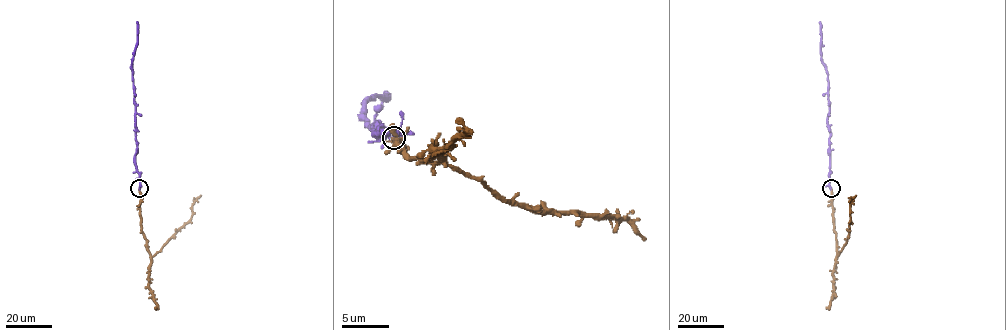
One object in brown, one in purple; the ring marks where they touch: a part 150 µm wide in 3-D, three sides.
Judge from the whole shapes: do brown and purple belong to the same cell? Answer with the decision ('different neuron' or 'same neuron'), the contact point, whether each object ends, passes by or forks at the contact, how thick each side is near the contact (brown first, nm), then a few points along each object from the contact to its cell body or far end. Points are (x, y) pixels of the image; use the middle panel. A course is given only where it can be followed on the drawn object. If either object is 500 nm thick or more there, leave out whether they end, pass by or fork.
same neuron | (394, 138) | 340/550 nm | brown via (393, 138), (407, 157), (456, 166), (503, 199), (538, 210), (624, 217), (645, 241) | purple via (393, 138), (395, 131), (379, 136), (379, 124), (379, 131), (365, 124), (365, 103), (386, 98), (384, 94)

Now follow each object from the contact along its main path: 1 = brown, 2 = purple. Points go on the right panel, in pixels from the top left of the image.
1: (831, 188), (837, 256), (849, 234), (850, 199), (856, 195)
2: (831, 188), (827, 72), (821, 57), (820, 21)

